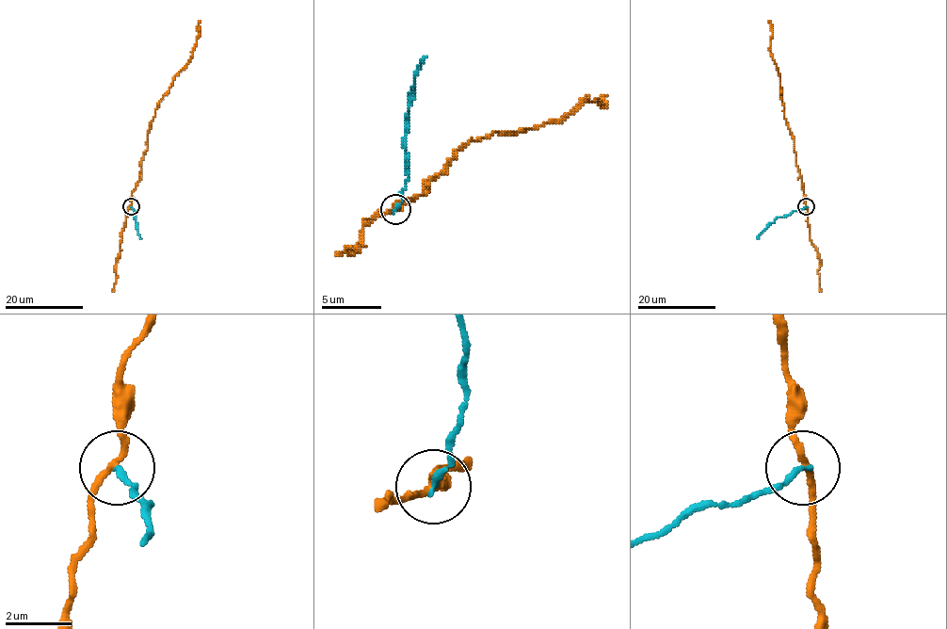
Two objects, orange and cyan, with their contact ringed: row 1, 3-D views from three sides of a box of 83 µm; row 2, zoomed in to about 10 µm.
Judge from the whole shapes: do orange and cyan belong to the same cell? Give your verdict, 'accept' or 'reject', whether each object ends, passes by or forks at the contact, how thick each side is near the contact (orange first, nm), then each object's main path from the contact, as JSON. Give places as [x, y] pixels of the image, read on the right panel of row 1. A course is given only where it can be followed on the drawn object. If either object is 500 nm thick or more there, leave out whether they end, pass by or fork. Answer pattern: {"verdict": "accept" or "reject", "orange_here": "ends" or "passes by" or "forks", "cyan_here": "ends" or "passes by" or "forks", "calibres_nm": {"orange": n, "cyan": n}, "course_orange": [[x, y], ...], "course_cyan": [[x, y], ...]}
{"verdict": "reject", "orange_here": "passes by", "cyan_here": "ends", "calibres_nm": {"orange": 190, "cyan": 180}, "course_orange": [[806, 205], [794, 137], [783, 115], [779, 75], [772, 57], [769, 20]], "course_cyan": [[806, 206], [778, 217], [756, 239]]}

